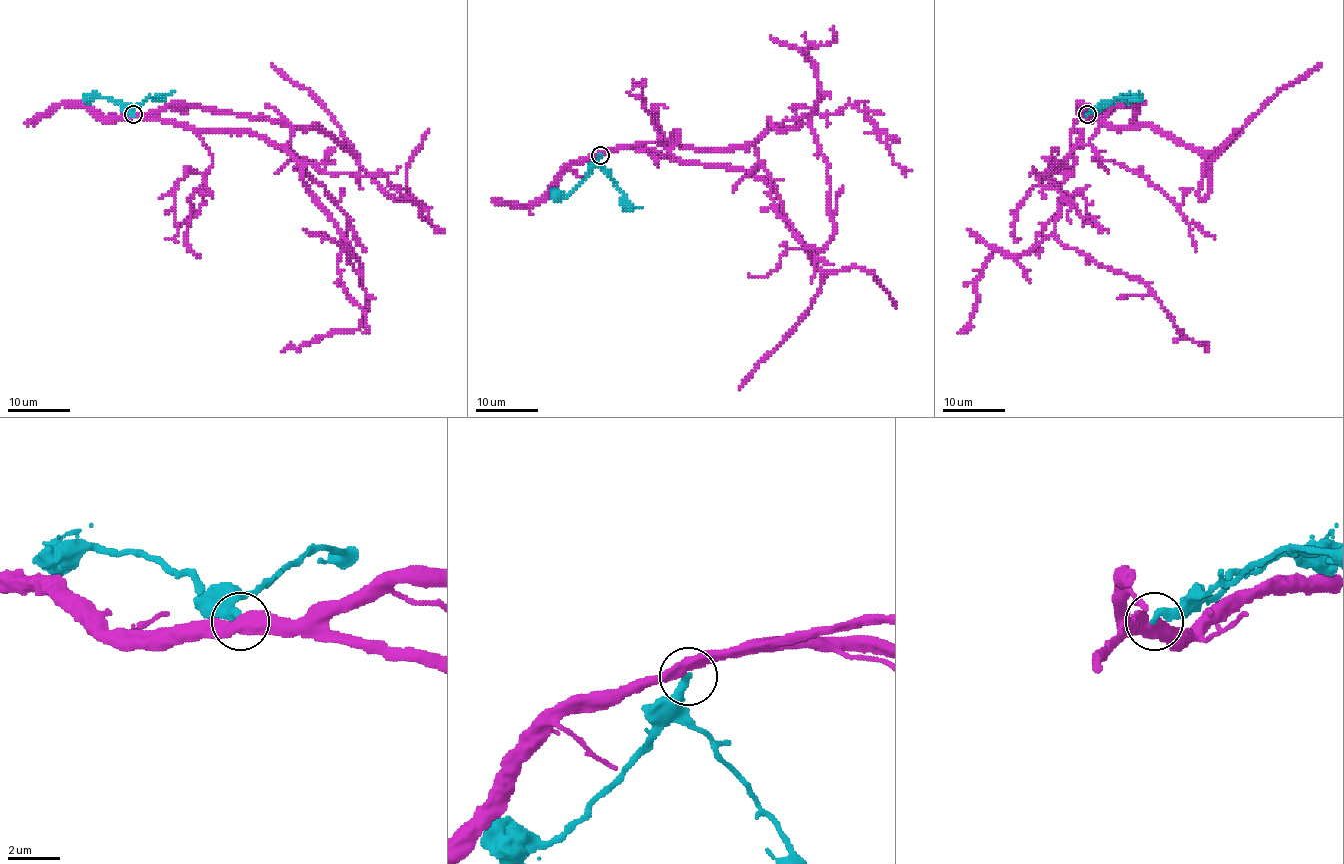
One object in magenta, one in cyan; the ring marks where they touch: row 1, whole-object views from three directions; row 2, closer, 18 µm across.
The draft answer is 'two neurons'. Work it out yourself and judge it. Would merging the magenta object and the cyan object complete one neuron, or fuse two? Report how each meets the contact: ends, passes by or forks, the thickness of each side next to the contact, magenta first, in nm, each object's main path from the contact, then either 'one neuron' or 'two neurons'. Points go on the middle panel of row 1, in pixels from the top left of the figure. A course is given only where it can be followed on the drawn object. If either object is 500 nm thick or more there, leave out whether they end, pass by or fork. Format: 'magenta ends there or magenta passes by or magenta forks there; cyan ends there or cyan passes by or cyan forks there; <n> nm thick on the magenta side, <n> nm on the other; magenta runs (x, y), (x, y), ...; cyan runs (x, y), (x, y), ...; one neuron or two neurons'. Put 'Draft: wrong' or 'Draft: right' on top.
Draft: right
magenta passes by; cyan ends there; 440 nm thick on the magenta side, 320 nm on the other; magenta runs (599, 155), (732, 150), (769, 121), (809, 124), (834, 233), (748, 274); cyan runs (600, 155), (599, 163), (615, 185), (633, 205), (641, 208); two neurons

